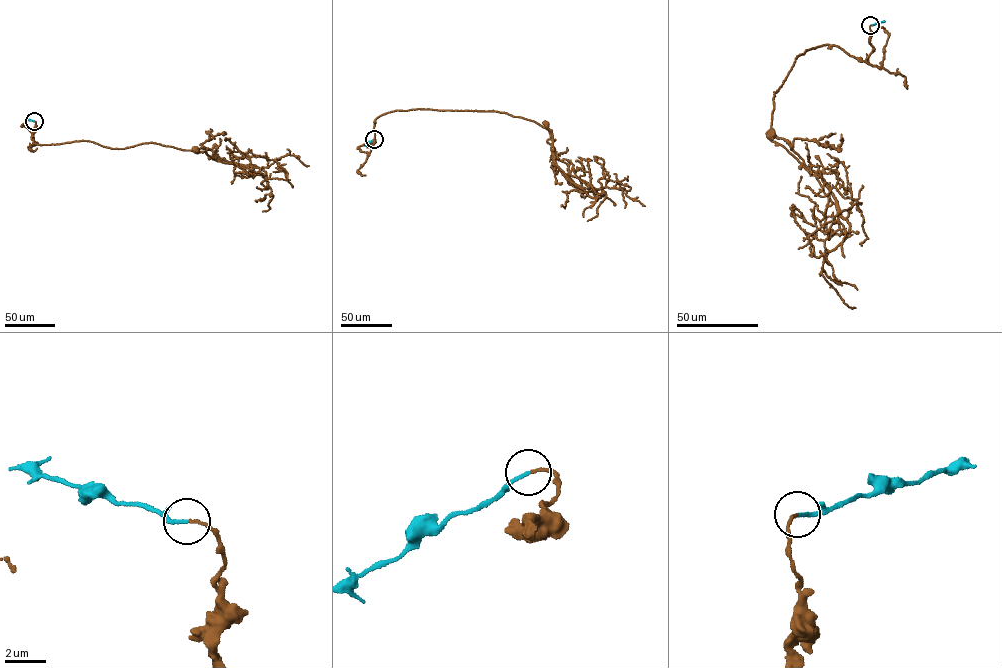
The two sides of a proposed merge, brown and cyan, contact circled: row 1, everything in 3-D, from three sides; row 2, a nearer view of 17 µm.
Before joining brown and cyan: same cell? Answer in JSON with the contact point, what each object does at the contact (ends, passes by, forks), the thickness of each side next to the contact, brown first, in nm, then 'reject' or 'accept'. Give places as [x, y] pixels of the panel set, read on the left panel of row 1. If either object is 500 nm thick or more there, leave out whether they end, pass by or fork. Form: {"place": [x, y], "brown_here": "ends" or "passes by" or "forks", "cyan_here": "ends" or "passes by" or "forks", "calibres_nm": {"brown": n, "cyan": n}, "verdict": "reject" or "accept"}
{"place": [34, 121], "brown_here": "ends", "cyan_here": "ends", "calibres_nm": {"brown": 130, "cyan": 160}, "verdict": "reject"}

